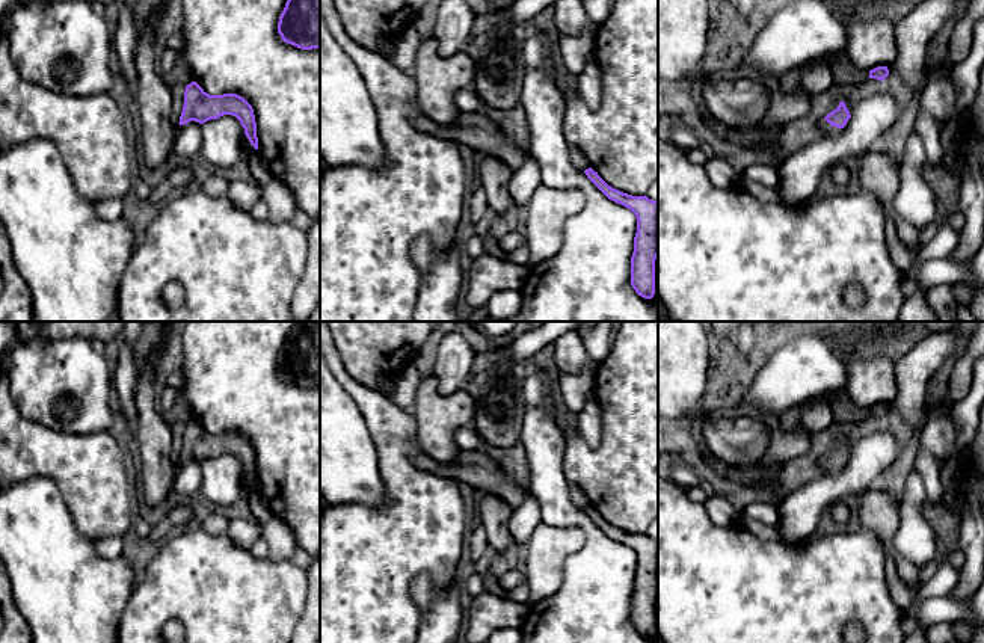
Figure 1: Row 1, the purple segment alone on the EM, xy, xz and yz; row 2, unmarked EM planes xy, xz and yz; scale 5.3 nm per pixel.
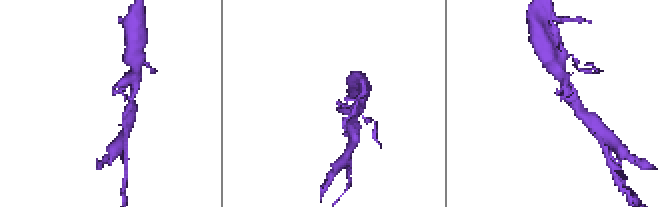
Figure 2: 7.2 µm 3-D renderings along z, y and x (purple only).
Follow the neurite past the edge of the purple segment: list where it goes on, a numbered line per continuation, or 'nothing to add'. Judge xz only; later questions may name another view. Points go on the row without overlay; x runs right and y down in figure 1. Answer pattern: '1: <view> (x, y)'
nothing to add

